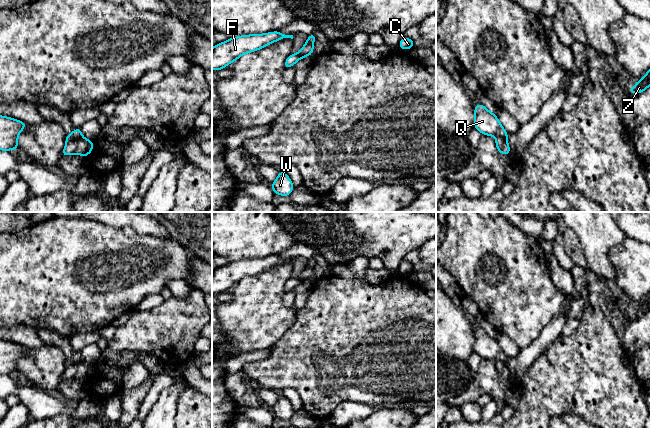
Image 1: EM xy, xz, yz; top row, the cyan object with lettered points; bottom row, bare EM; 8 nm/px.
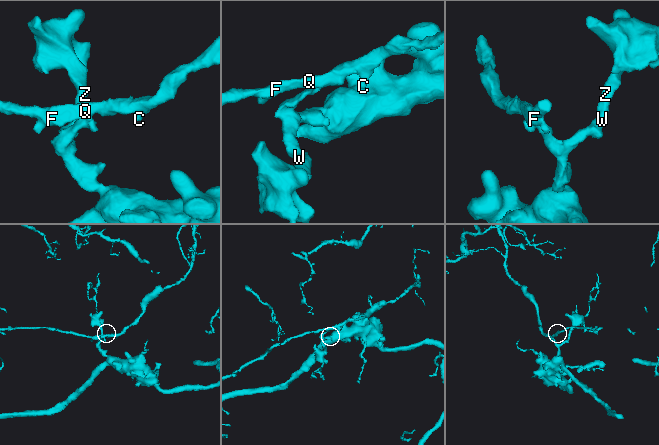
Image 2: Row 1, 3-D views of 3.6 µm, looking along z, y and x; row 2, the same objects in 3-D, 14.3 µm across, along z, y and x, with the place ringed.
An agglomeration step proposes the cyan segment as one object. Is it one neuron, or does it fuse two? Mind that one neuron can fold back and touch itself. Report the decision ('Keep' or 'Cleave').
Cleave

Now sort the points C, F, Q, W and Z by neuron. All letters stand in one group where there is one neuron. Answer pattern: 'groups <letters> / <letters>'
groups C F Q / W Z

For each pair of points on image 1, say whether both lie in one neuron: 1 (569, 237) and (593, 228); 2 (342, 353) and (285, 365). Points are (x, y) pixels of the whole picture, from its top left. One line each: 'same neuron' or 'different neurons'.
1: different neurons
2: same neuron

